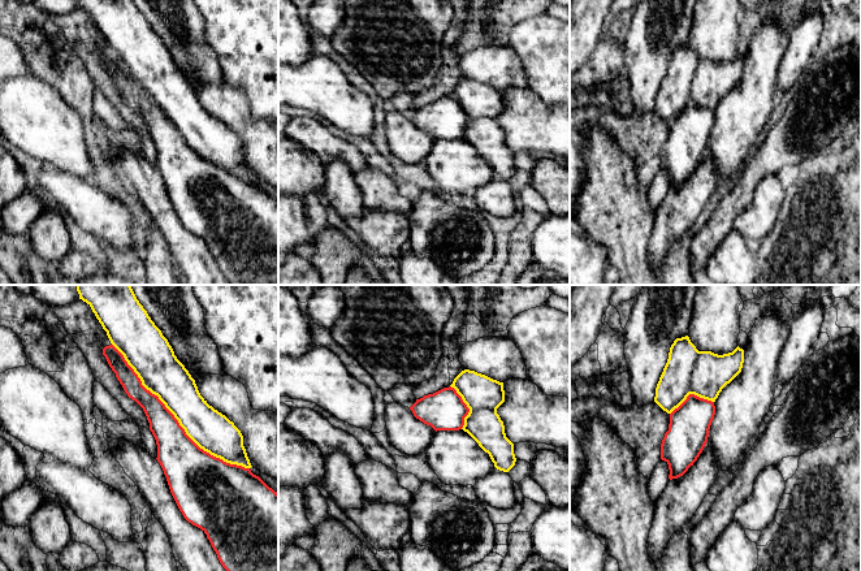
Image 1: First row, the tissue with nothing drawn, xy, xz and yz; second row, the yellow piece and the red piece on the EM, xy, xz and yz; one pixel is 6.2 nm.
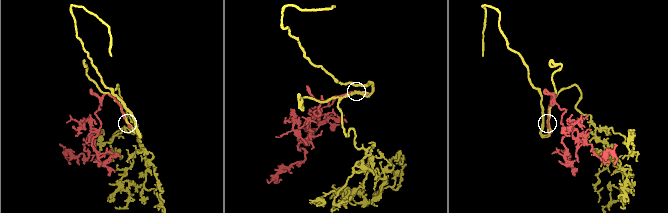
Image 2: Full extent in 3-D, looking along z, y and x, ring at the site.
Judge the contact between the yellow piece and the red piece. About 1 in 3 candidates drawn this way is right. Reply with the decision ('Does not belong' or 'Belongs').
Belongs

